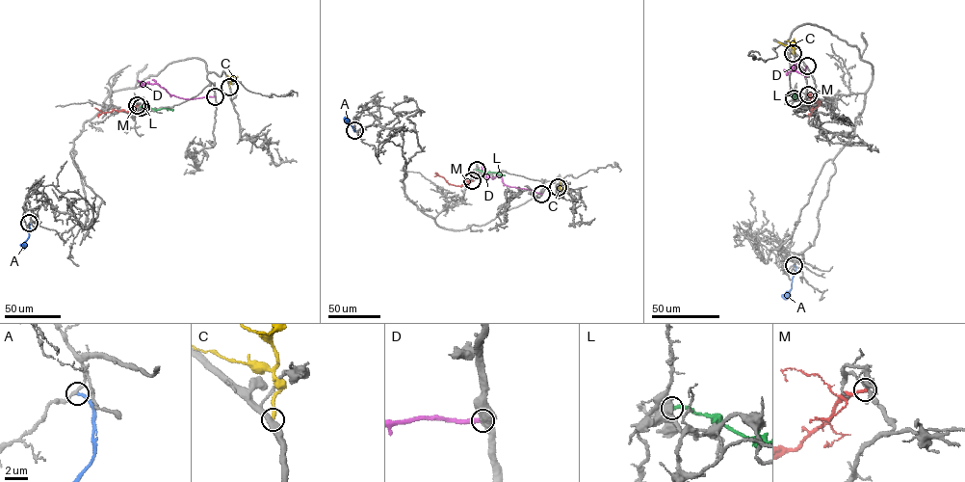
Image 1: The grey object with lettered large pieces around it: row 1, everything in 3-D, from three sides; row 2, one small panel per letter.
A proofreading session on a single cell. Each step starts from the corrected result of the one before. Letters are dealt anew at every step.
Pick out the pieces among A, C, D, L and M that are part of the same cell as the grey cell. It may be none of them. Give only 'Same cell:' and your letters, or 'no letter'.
Same cell: no letter

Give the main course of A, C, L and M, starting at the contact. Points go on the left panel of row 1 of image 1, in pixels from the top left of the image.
A: (29, 223), (29, 237), (23, 245)
C: (229, 87), (227, 74)
L: (140, 106), (173, 110)
M: (137, 105), (126, 112), (102, 113), (94, 108)

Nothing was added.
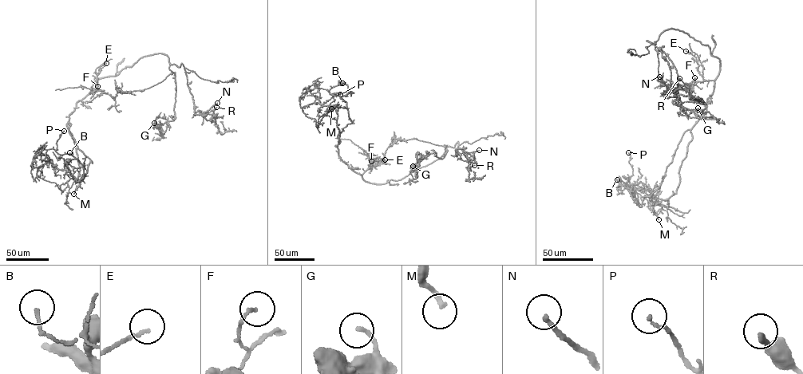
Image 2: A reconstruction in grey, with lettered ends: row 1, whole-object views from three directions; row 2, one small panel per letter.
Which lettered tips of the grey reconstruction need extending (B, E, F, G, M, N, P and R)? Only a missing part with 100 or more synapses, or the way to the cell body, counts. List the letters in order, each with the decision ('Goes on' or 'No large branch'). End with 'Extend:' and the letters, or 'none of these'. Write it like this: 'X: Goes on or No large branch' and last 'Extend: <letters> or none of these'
B: No large branch
E: No large branch
F: No large branch
G: No large branch
M: No large branch
N: No large branch
P: No large branch
R: No large branch
Extend: none of these

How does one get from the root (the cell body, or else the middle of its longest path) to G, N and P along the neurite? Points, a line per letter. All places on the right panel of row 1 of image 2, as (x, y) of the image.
G: (719, 66), (709, 47), (683, 32), (669, 29), (655, 42), (676, 70), (675, 104), (698, 108)
N: (719, 66), (707, 45), (669, 29), (655, 44), (646, 41), (660, 50), (670, 72), (664, 94), (659, 76)
P: (719, 66), (706, 110), (685, 131), (661, 184), (644, 196), (641, 206), (619, 183), (633, 174), (628, 152)

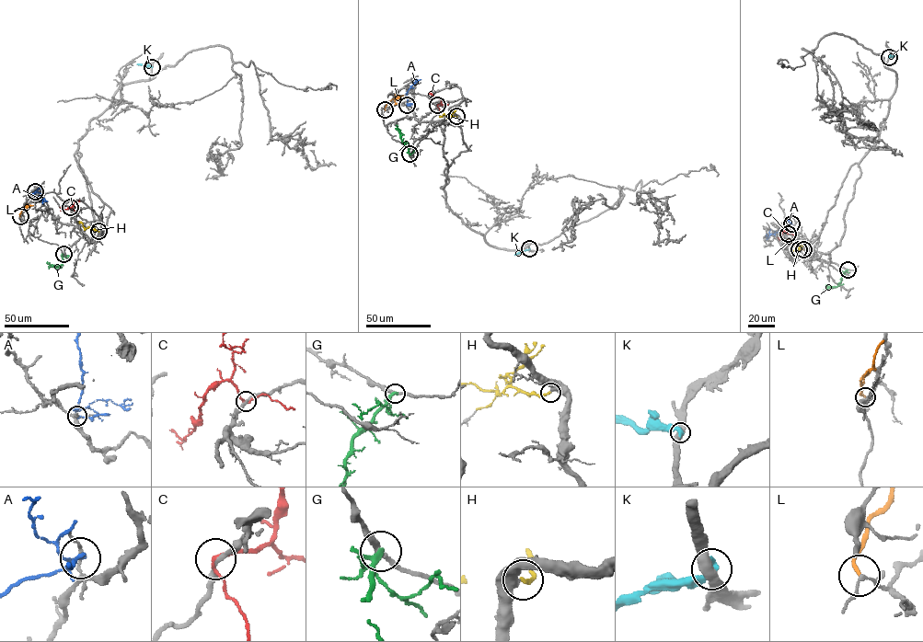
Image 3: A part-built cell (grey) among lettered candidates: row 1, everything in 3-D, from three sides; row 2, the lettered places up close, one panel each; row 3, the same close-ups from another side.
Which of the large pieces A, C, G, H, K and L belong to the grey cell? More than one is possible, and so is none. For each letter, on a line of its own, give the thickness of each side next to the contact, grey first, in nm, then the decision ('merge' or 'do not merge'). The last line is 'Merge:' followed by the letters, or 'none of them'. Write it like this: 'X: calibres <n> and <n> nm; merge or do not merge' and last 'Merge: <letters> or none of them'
A: calibres 100 and 150 nm; do not merge
C: calibres 220 and 150 nm; do not merge
G: calibres 200 and 200 nm; do not merge
H: calibres 550 and 180 nm; merge
K: calibres 480 and 400 nm; do not merge
L: calibres 110 and 150 nm; do not merge
Merge: H

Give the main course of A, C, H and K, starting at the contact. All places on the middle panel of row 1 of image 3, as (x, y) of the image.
A: (407, 105), (407, 91), (419, 80), (416, 79)
C: (437, 105), (441, 100), (429, 93)
H: (456, 117), (439, 117)
K: (529, 249), (514, 255)

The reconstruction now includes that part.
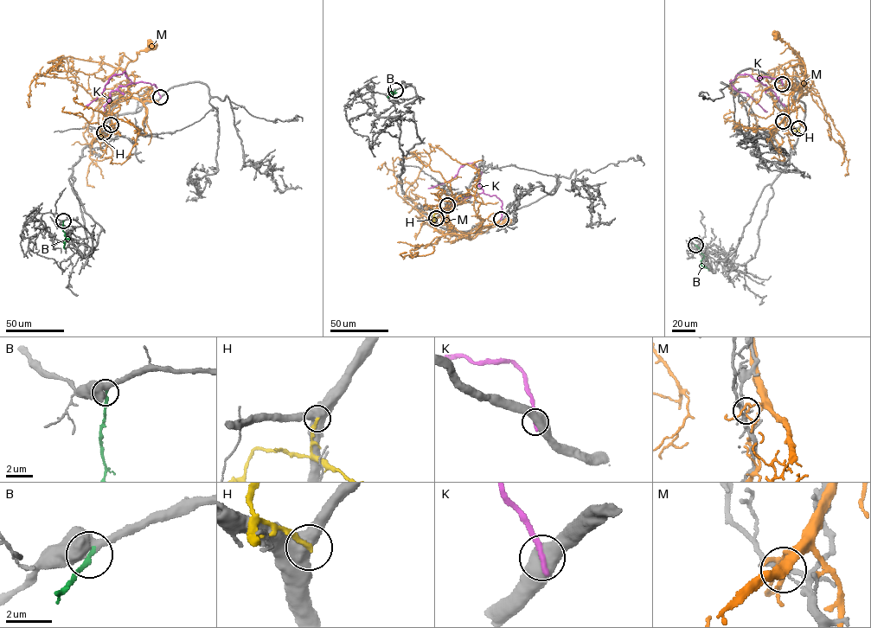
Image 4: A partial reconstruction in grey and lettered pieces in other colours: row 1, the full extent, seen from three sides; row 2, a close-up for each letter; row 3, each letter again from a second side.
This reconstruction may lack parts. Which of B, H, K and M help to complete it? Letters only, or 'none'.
B

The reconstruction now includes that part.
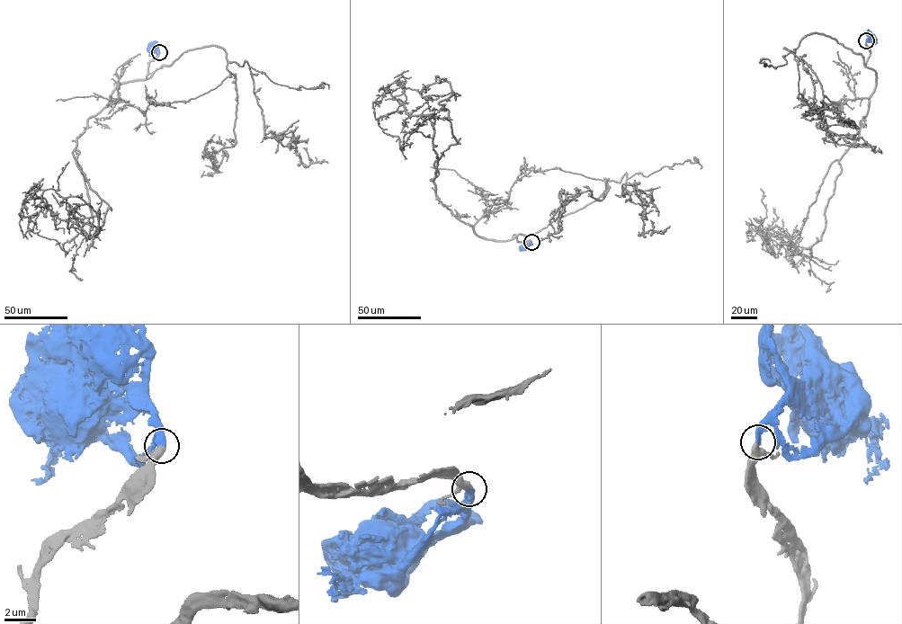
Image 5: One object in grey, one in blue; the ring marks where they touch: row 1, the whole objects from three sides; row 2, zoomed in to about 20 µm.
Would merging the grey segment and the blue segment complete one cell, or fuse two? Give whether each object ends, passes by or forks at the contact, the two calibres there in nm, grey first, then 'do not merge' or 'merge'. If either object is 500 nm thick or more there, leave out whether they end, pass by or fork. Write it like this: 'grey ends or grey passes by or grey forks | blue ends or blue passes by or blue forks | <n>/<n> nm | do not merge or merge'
grey passes by | blue ends | 360/400 nm | merge

